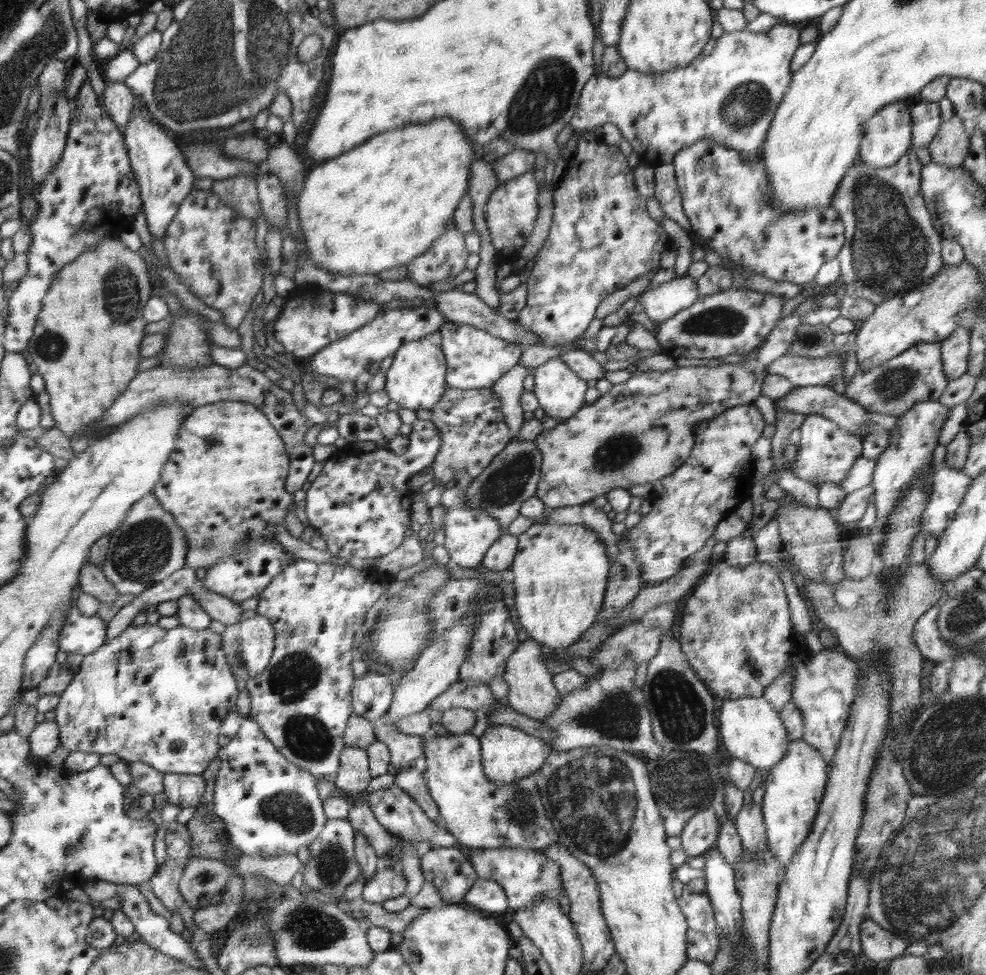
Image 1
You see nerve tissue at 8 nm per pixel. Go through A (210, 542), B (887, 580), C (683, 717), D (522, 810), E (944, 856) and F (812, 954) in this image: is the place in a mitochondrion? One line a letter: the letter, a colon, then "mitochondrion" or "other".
A: mitochondrion
B: other
C: mitochondrion
D: mitochondrion
E: mitochondrion
F: other

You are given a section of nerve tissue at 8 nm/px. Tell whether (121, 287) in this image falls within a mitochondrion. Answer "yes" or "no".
yes

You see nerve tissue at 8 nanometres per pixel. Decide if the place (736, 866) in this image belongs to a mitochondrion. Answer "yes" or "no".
no

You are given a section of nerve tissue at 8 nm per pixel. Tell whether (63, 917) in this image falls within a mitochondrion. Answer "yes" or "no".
no

